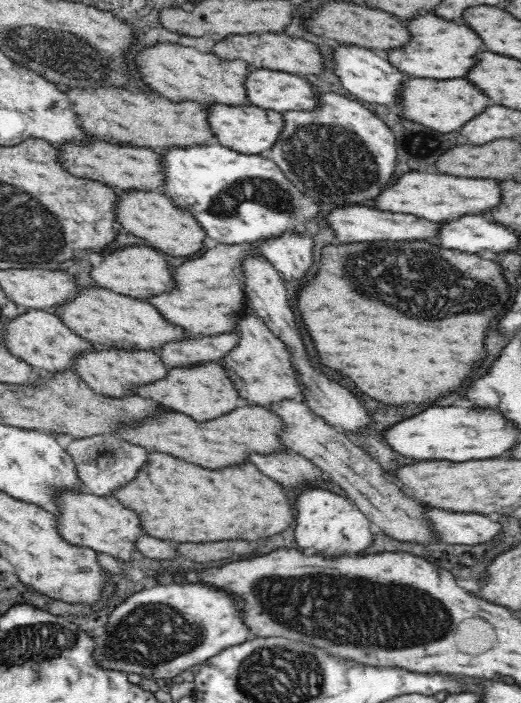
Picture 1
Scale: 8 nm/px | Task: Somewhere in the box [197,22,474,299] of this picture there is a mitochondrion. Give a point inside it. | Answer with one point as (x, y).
(331, 159)

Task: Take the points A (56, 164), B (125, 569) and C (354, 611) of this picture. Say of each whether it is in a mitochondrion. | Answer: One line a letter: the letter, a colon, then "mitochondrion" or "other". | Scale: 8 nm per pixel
A: other
B: other
C: mitochondrion

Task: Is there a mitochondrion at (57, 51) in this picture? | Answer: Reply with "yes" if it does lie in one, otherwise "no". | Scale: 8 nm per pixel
yes

